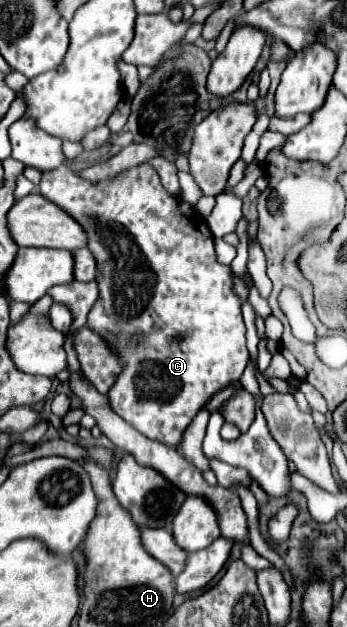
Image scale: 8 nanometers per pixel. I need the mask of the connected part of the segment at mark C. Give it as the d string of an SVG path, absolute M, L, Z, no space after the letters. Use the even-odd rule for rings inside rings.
M141 164L137 168L131 168L127 172L123 172L123 176L111 178L111 180L101 180L101 182L89 182L83 180L79 174L75 174L71 168L61 166L57 168L53 174L45 172L41 182L39 182L39 192L51 200L53 204L57 204L59 208L63 208L67 214L71 214L71 218L79 220L79 224L83 224L83 230L87 232L87 248L93 252L95 262L99 264L99 276L95 278L99 284L99 300L95 302L95 306L89 312L89 320L87 326L91 330L95 330L99 336L103 336L107 342L111 342L111 348L119 354L123 366L123 372L119 374L115 386L109 390L109 400L111 400L111 408L125 420L129 422L133 428L137 428L141 434L145 434L151 440L159 440L167 446L177 448L183 440L183 432L187 430L187 426L191 424L191 420L197 416L197 412L209 402L209 398L223 390L225 386L229 386L231 382L239 380L247 360L249 360L249 350L245 346L245 324L243 324L243 316L241 316L241 300L233 290L233 276L231 276L231 268L223 266L217 262L215 250L213 250L213 236L209 232L209 226L203 218L197 216L197 210L187 204L187 202L179 202L175 196L171 196L163 184L161 178L157 174L157 170L151 164ZM129 334L137 334L137 344L135 346L123 346L119 338L127 338Z

